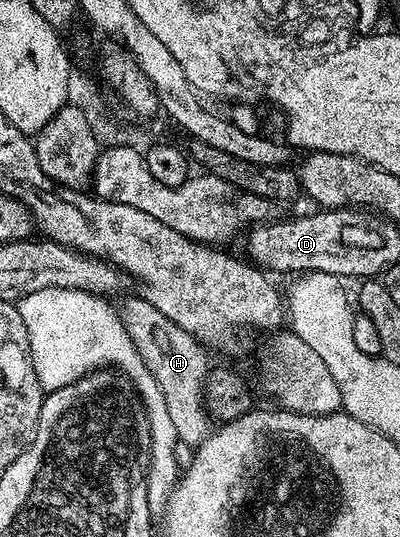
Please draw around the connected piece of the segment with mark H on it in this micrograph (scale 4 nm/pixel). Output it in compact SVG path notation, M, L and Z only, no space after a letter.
M144 296L127 299L125 307L120 307L119 313L121 323L127 328L127 336L131 336L139 356L143 356L143 364L147 364L147 370L162 389L178 441L182 445L189 444L189 447L195 448L211 430L211 416L204 407L205 380L211 369L211 361L209 362L208 356L205 355L206 347L183 328L179 328L179 324L167 320L167 316L163 316L163 312L159 312L159 308L152 306Z

